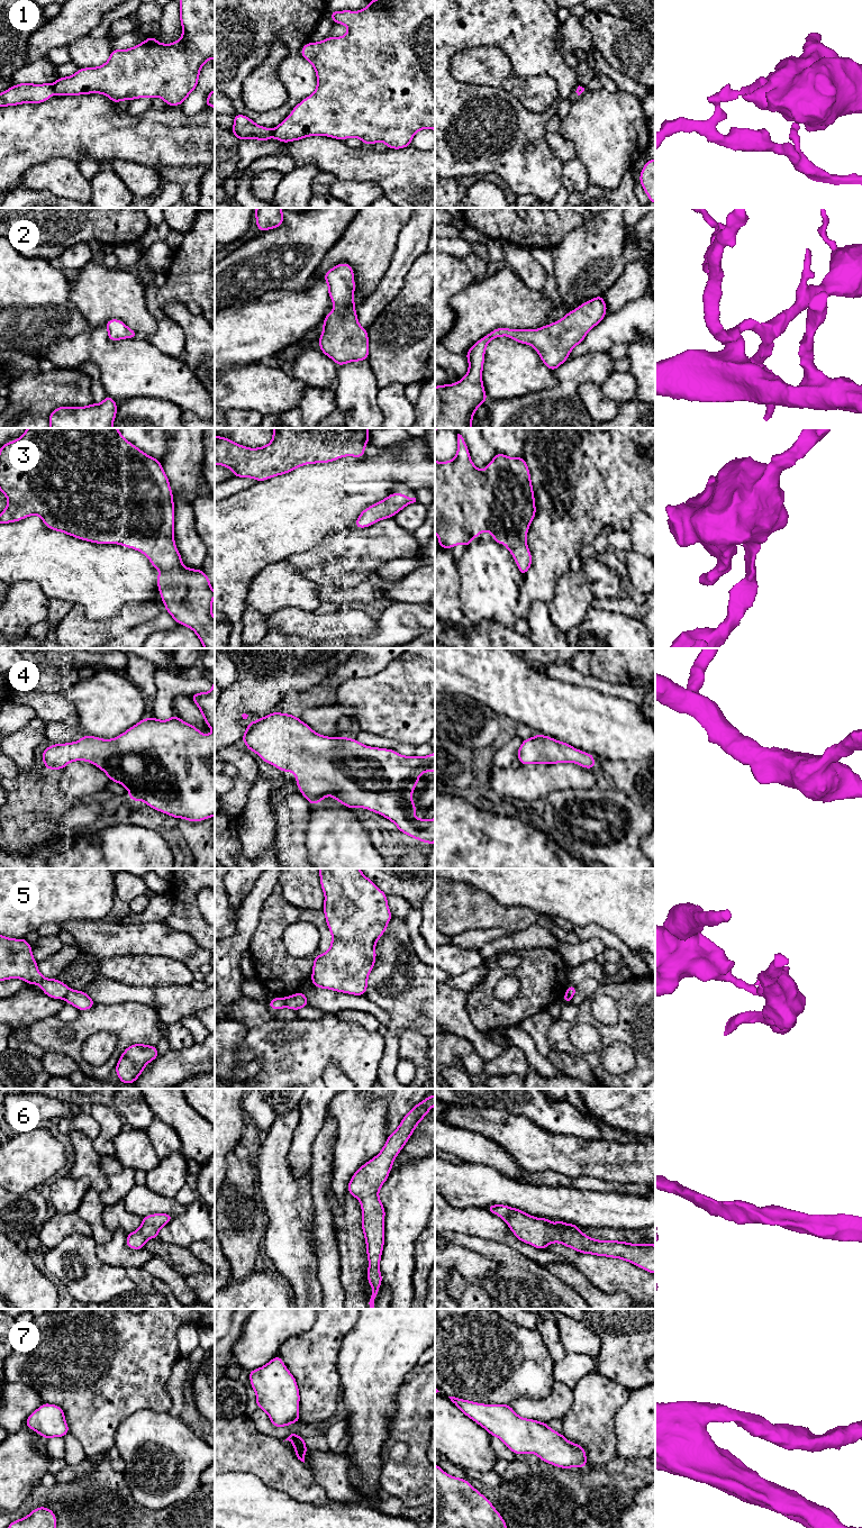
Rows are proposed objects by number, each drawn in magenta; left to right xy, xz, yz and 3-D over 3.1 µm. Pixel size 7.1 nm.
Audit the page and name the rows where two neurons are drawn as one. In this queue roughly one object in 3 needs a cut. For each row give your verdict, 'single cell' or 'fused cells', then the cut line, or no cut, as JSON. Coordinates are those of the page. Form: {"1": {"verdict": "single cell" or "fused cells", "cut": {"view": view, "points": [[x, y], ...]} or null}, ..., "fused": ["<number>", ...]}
{"1": {"verdict": "fused cells", "cut": {"view": "xy", "points": [[50, 85], [52, 92]]}}, "2": {"verdict": "single cell", "cut": null}, "3": {"verdict": "single cell", "cut": null}, "4": {"verdict": "single cell", "cut": null}, "5": {"verdict": "fused cells", "cut": {"view": "xy", "points": [[70, 990], [63, 998]]}}, "6": {"verdict": "single cell", "cut": null}, "7": {"verdict": "single cell", "cut": null}, "fused": ["1", "5"]}

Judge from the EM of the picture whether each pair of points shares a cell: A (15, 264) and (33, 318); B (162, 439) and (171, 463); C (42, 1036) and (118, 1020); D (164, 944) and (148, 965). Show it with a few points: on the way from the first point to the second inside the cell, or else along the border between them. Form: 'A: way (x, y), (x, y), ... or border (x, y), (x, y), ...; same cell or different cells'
A: way (15, 278), (15, 298), (21, 305); same cell
B: border (172, 439), (168, 449), (159, 460); different cells
C: way (61, 1025), (85, 1025), (92, 1020), (99, 1020); same cell
D: border (129, 953), (165, 955), (181, 962); different cells

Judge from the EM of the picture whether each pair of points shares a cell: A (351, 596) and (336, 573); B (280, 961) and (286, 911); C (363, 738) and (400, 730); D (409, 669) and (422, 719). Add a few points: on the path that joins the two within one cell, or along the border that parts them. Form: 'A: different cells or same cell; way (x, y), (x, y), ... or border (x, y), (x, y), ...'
A: different cells; border (368, 580), (348, 588), (319, 584)
B: same cell; way (274, 948), (274, 924)
C: different cells; border (361, 729), (405, 742)
D: same cell; way (417, 681), (417, 707)

